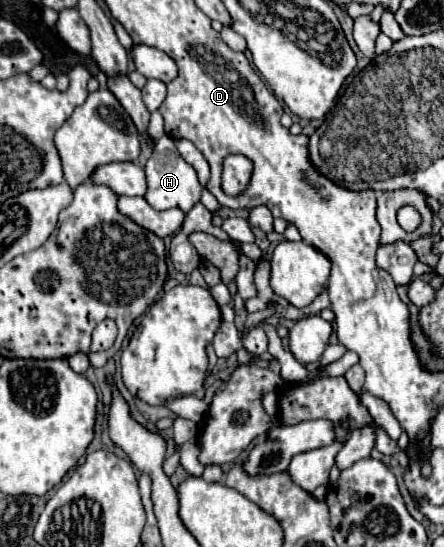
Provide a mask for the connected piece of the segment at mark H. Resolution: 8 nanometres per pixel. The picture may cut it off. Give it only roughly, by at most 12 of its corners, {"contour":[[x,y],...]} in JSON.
{"contour":[[170,136],[146,162],[144,200],[188,212],[200,200],[196,170]]}

